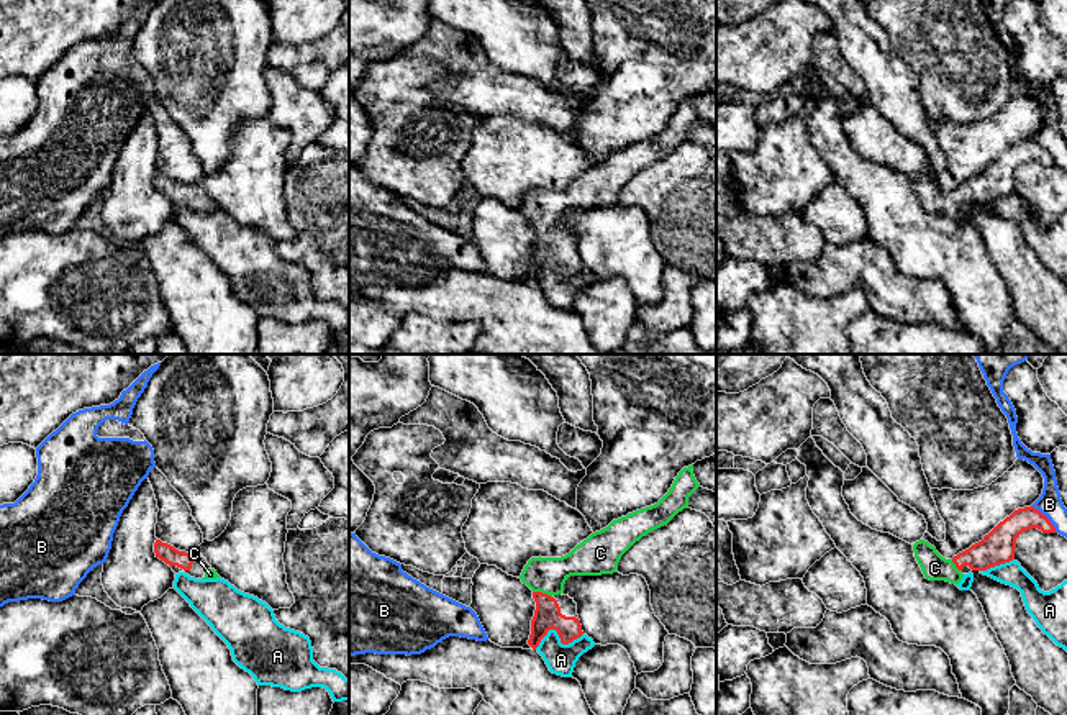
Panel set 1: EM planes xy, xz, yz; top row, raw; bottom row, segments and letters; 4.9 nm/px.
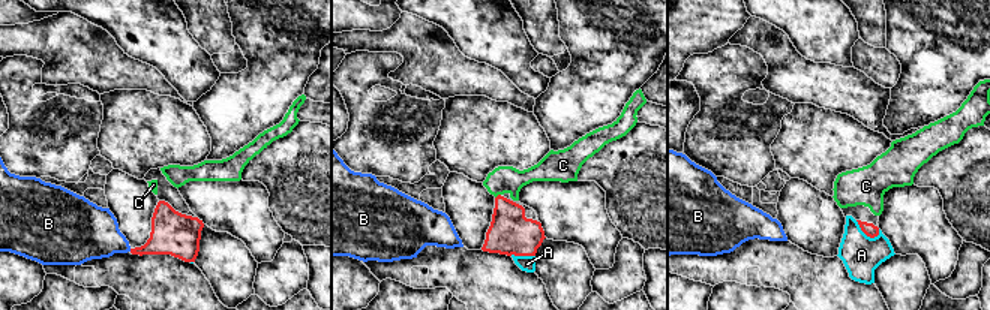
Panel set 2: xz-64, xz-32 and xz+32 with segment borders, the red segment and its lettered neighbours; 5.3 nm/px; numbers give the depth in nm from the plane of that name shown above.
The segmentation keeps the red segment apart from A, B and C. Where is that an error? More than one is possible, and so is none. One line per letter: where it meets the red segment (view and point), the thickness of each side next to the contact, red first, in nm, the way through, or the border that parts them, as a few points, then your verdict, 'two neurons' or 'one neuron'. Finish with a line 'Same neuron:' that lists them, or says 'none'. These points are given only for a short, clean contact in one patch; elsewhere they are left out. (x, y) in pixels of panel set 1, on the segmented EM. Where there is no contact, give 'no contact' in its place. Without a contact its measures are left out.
A: meets red in xz at (559, 635); 130 nm thick on the red side, 150 nm on the other; border along xz (582, 633), (563, 643), (559, 635), (549, 630), (535, 648); two neurons
B: meets red in yz at (1046, 517); 140 nm thick on the red side, 120 nm on the other; two neurons
C: meets red in xz at (541, 592); 130 nm thick on the red side, 180 nm on the other; runs through xz (548, 615), (541, 592), (541, 574); one neuron
Same neuron: C

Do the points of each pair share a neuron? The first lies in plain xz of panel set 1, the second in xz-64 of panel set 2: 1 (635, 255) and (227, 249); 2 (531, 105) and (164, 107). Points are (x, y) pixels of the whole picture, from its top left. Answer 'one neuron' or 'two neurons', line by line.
1: two neurons
2: two neurons

